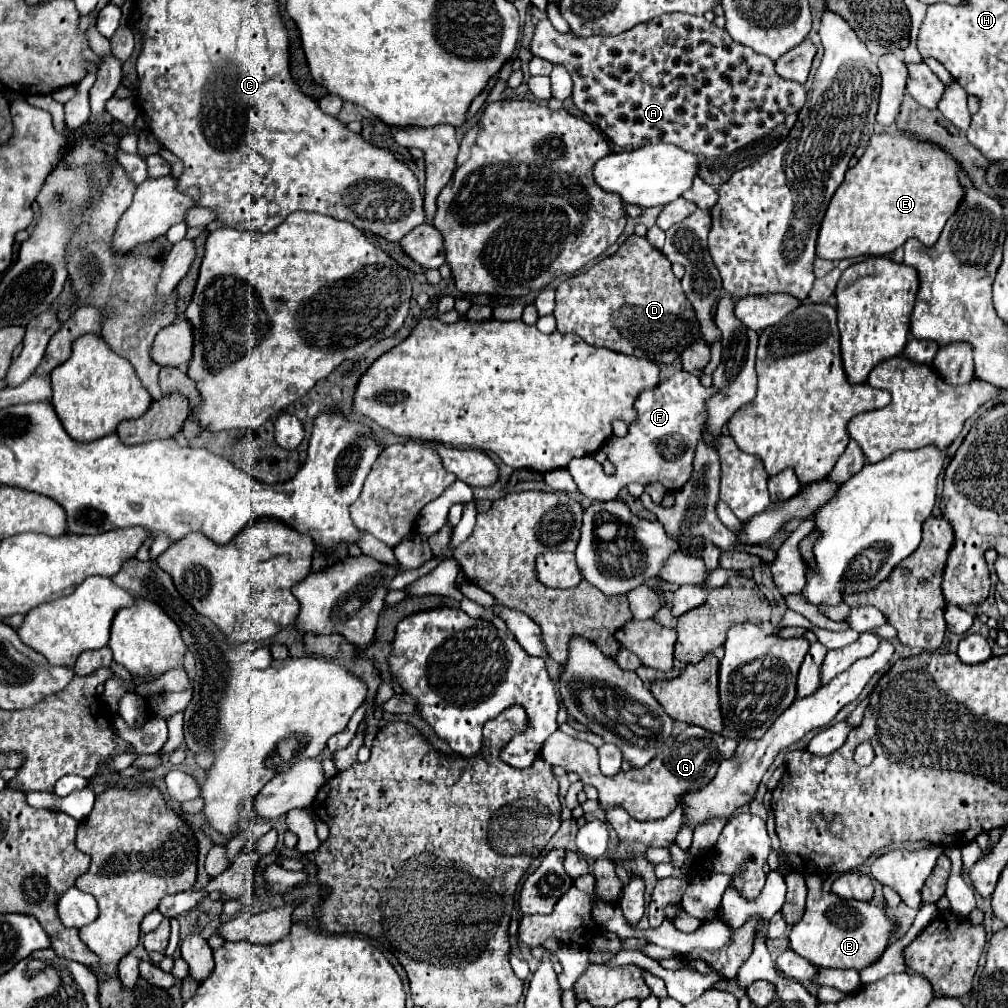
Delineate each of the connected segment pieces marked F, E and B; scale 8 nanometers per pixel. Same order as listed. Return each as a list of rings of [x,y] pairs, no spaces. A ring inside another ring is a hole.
[[[679,371],[657,387],[639,393],[635,401],[637,421],[629,425],[625,437],[611,435],[601,447],[607,459],[615,465],[615,473],[607,475],[591,455],[573,459],[567,465],[579,491],[597,501],[609,501],[615,499],[619,491],[629,483],[647,485],[659,481],[669,491],[681,489],[693,471],[693,453],[701,437],[699,431],[705,423],[705,401],[713,393],[713,387],[703,387],[699,377],[687,371]]]
[[[875,133],[855,167],[845,175],[845,181],[831,197],[817,237],[817,257],[841,261],[847,257],[883,257],[901,247],[907,239],[919,239],[931,247],[939,239],[947,219],[963,201],[963,179],[969,179],[965,167],[941,145],[917,139],[915,135],[887,135]]]
[[[811,887],[807,893],[807,907],[803,919],[793,925],[789,933],[789,945],[803,959],[823,969],[857,969],[877,963],[889,939],[895,937],[899,929],[899,919],[889,917],[885,909],[875,907],[873,903],[863,903],[857,899],[839,899],[831,891],[821,891]]]

